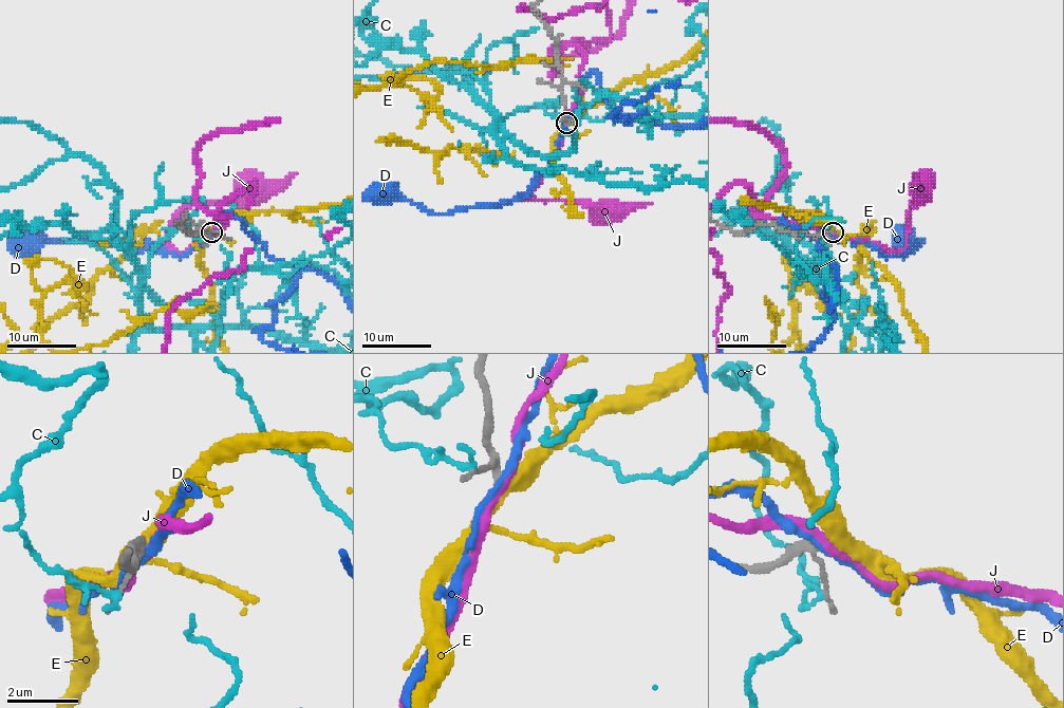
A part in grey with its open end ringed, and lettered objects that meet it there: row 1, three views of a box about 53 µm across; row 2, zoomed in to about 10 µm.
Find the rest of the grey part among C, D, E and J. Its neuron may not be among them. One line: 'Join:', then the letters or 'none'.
Join: E

